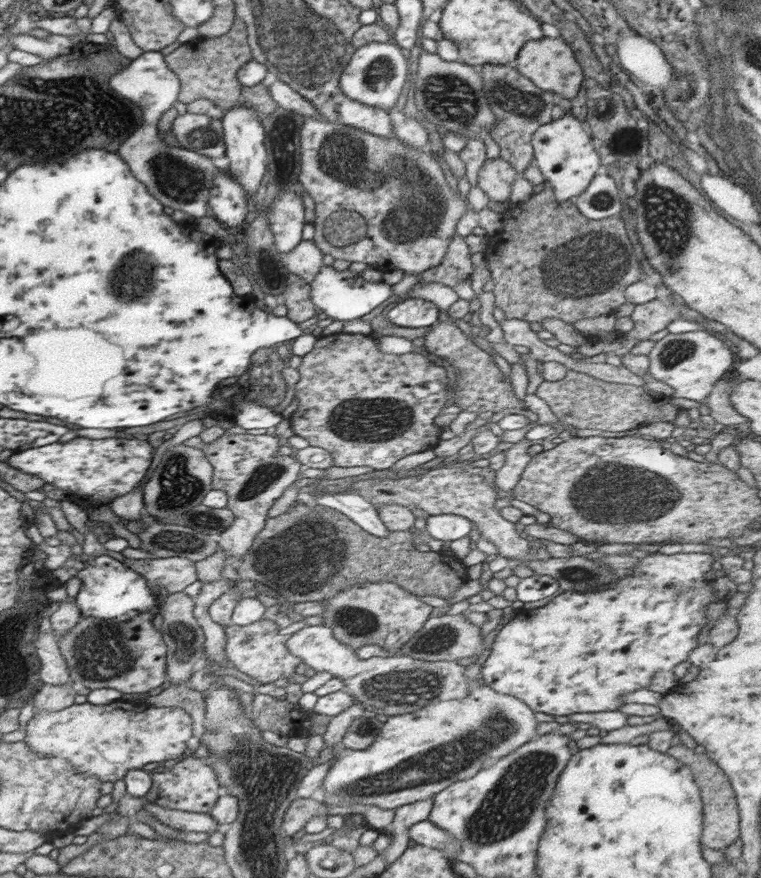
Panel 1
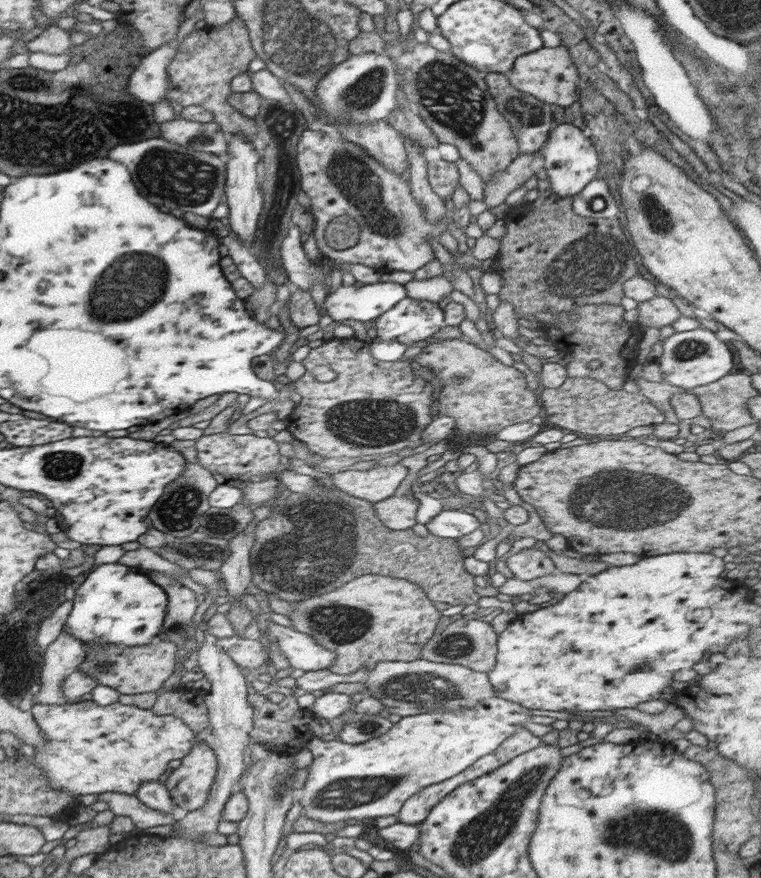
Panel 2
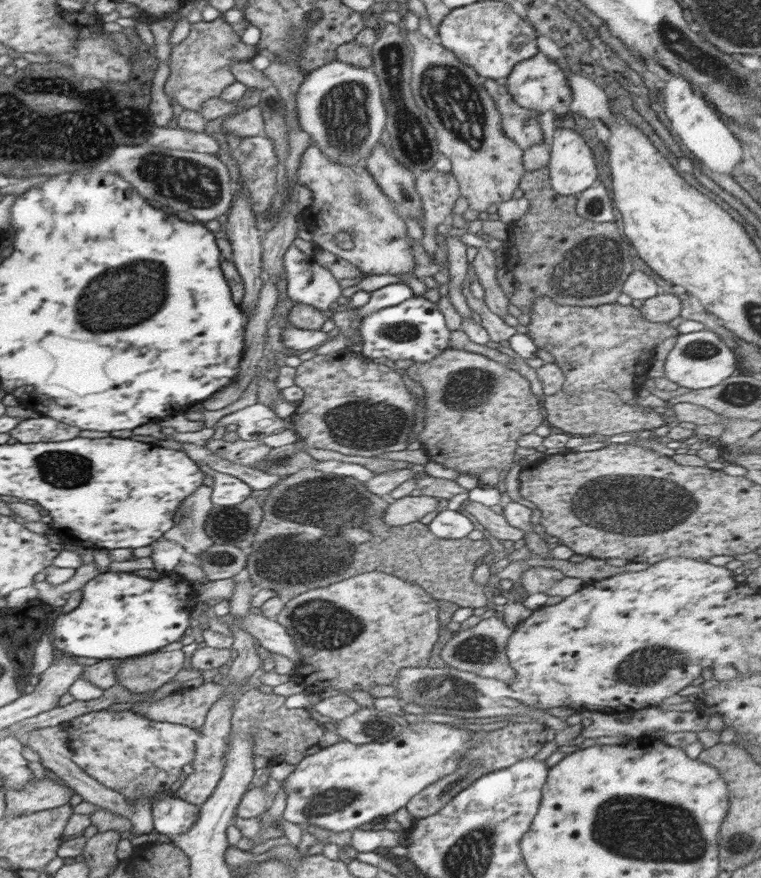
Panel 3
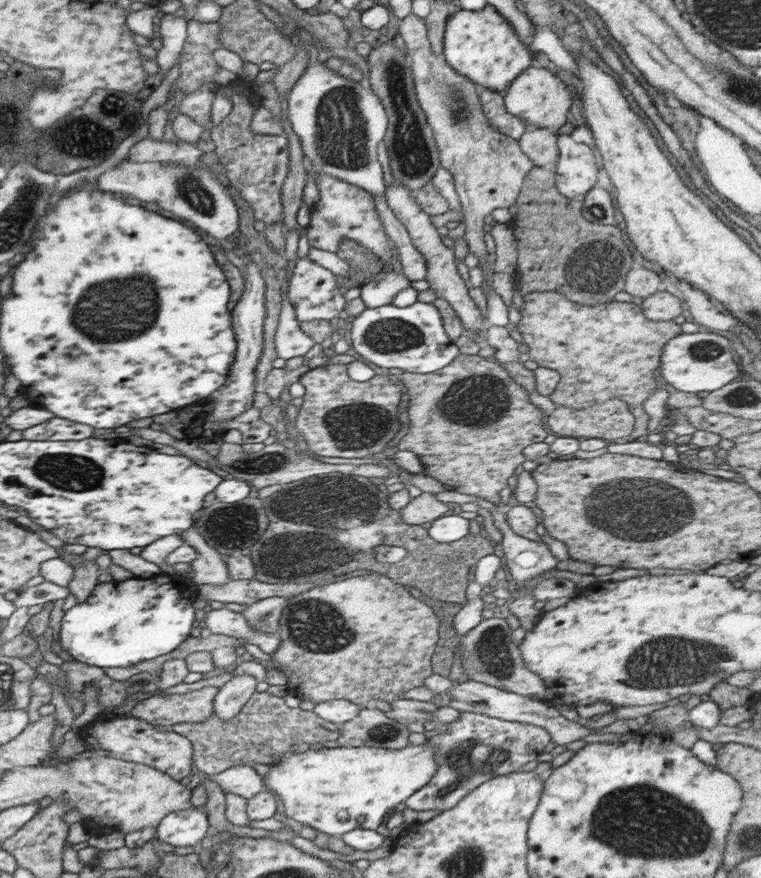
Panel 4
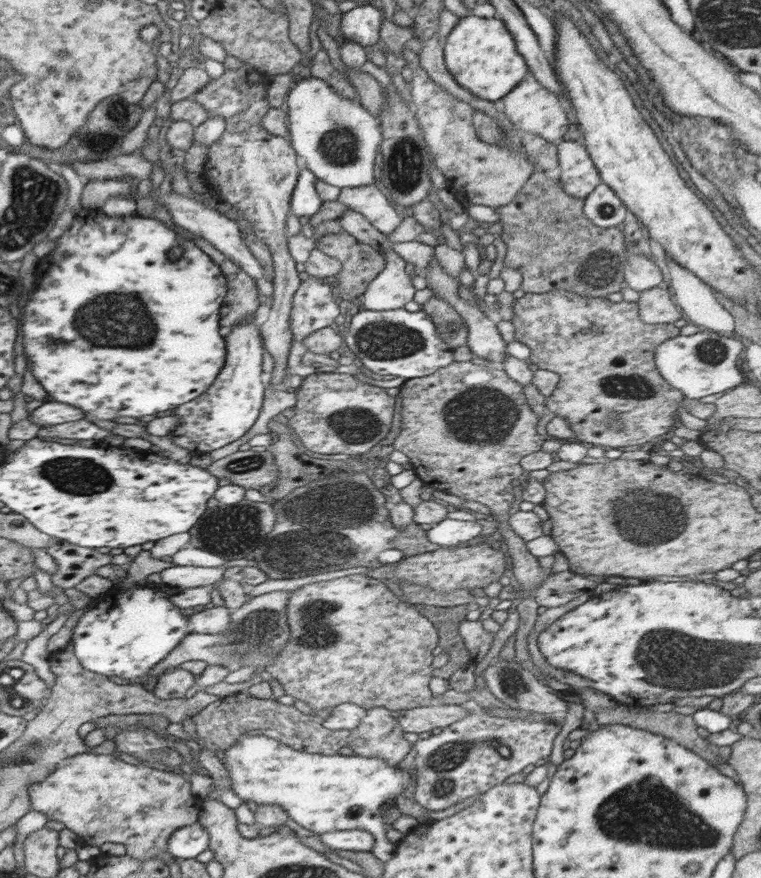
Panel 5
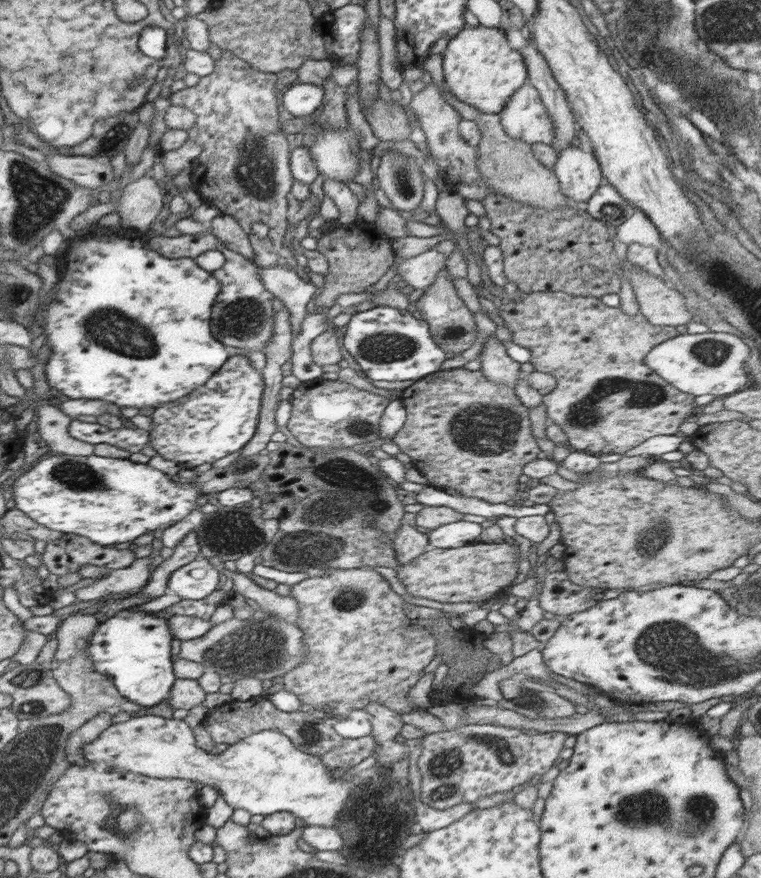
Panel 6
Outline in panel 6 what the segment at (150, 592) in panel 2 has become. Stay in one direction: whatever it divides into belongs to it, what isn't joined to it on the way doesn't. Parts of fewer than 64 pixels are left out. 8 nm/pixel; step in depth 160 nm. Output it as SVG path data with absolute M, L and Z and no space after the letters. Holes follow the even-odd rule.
M128 609L119 611L96 627L86 649L94 670L106 676L110 674L120 694L147 709L163 702L177 679L172 662L173 636L167 620L152 613Z

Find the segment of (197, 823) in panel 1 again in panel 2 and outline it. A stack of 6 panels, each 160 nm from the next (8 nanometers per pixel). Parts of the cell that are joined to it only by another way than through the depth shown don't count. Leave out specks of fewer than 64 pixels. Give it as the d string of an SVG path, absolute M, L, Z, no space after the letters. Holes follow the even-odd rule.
M103 792L98 794L98 801L105 802L116 817L129 818L134 828L144 830L152 826L173 825L177 821L169 812L160 812L144 805L135 795Z

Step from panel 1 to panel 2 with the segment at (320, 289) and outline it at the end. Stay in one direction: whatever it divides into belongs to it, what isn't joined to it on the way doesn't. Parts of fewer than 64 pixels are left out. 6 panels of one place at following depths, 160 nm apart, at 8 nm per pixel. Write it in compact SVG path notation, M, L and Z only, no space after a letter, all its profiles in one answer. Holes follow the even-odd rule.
M378 281L376 284L363 284L362 287L356 287L354 284L346 285L346 287L341 285L332 295L327 295L324 309L334 321L352 319L358 322L368 322L390 310L406 296L405 285L394 282Z

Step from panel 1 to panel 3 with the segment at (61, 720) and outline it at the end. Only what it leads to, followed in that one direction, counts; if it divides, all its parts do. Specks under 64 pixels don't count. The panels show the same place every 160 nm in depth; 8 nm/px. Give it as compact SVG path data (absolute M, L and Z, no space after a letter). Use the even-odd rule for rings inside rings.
M107 709L93 711L64 722L61 726L67 732L70 749L74 752L73 761L88 776L95 778L106 788L118 791L119 794L122 794L136 806L130 816L132 828L129 831L136 835L154 832L150 798L154 794L175 788L183 778L182 768L194 758L196 743L200 737L199 730L184 726L183 724L154 722L143 714L133 712L131 709L121 712L107 711ZM46 771L42 779L31 778L22 790L6 790L6 816L18 817L24 812L29 814L53 809L69 804L70 796L76 792L67 783Z

